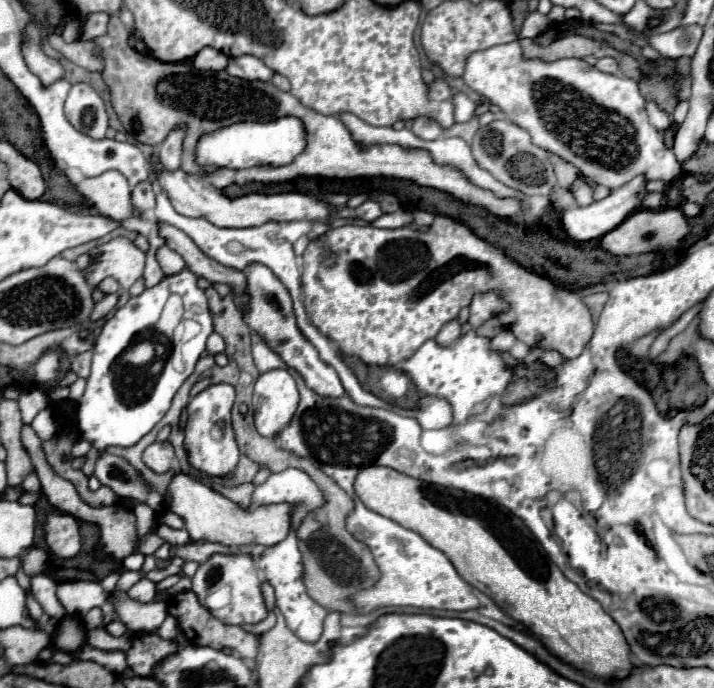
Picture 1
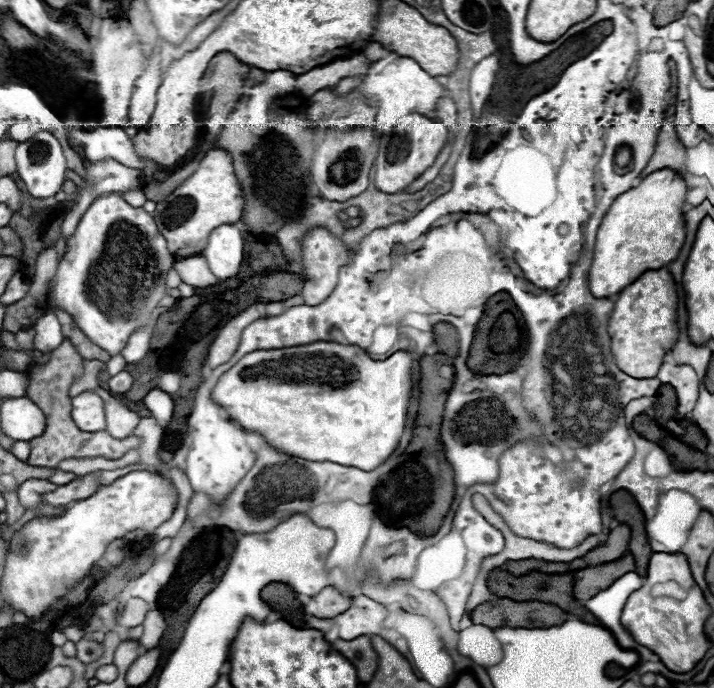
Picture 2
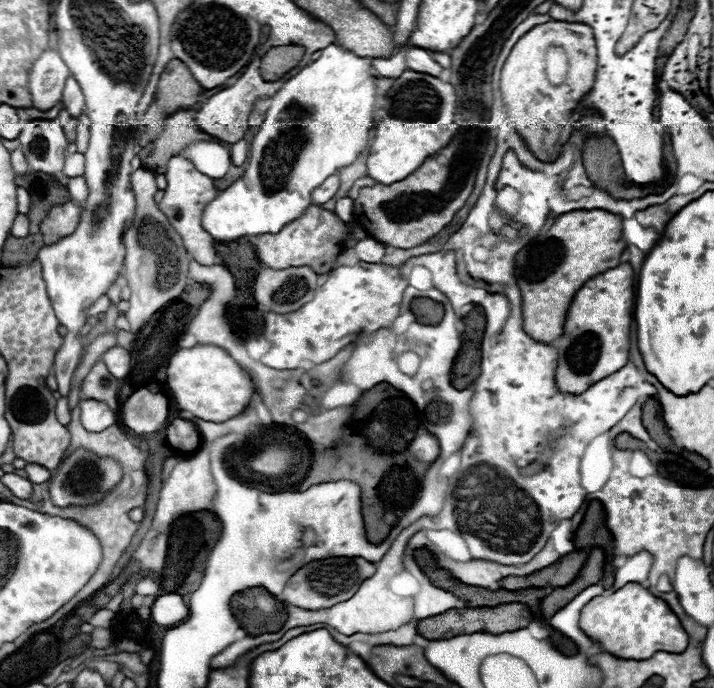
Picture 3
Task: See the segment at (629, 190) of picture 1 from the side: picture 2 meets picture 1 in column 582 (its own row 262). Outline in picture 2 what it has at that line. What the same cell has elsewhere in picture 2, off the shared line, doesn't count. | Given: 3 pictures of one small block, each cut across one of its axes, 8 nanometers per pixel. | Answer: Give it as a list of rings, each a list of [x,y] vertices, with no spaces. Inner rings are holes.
[[[222,224],[210,232],[202,256],[206,258],[210,272],[220,280],[226,280],[240,272],[242,246],[242,232],[234,224]]]

